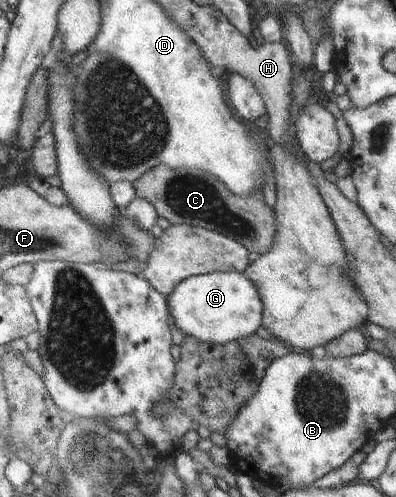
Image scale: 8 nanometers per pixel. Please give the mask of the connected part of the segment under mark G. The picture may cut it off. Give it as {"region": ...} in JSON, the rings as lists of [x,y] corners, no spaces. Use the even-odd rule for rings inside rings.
{"region":[[[236,271],[192,275],[176,285],[167,297],[171,322],[183,334],[202,343],[226,344],[254,335],[262,324],[264,305],[244,273]]]}

